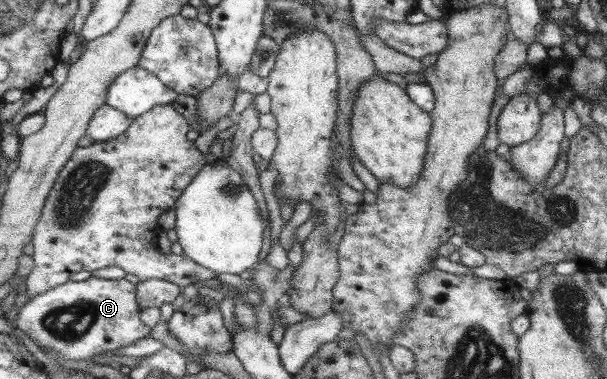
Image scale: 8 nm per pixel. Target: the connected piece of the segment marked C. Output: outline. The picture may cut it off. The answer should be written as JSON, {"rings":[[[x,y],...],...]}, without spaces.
{"rings":[[[91,275],[82,281],[68,280],[21,305],[16,315],[16,328],[39,348],[53,349],[61,357],[77,361],[91,358],[103,352],[131,345],[138,339],[143,339],[151,334],[152,330],[141,325],[141,321],[139,321],[140,307],[137,307],[138,303],[135,303],[135,292],[135,287],[124,278],[108,280]]]}

